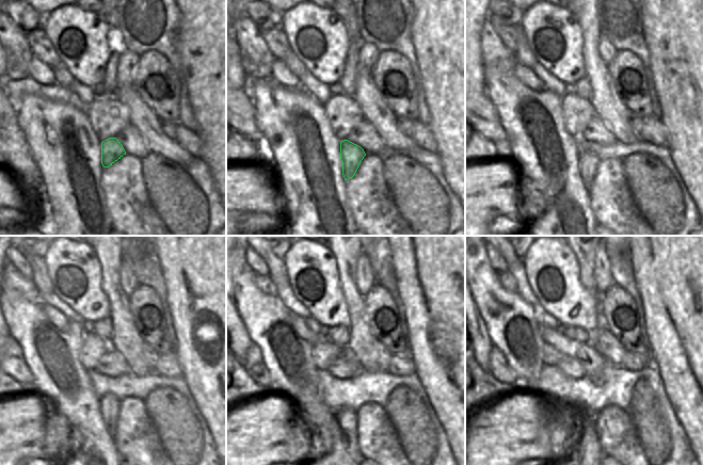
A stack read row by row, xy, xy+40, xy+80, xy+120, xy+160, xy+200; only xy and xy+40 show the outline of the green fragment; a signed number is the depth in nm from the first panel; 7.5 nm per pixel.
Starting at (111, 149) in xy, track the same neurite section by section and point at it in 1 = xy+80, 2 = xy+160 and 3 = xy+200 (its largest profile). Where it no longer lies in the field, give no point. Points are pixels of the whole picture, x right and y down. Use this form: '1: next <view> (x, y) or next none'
1: next xy+80 (588, 161)
2: next xy+160 (347, 418)
3: next xy+200 (588, 430)

